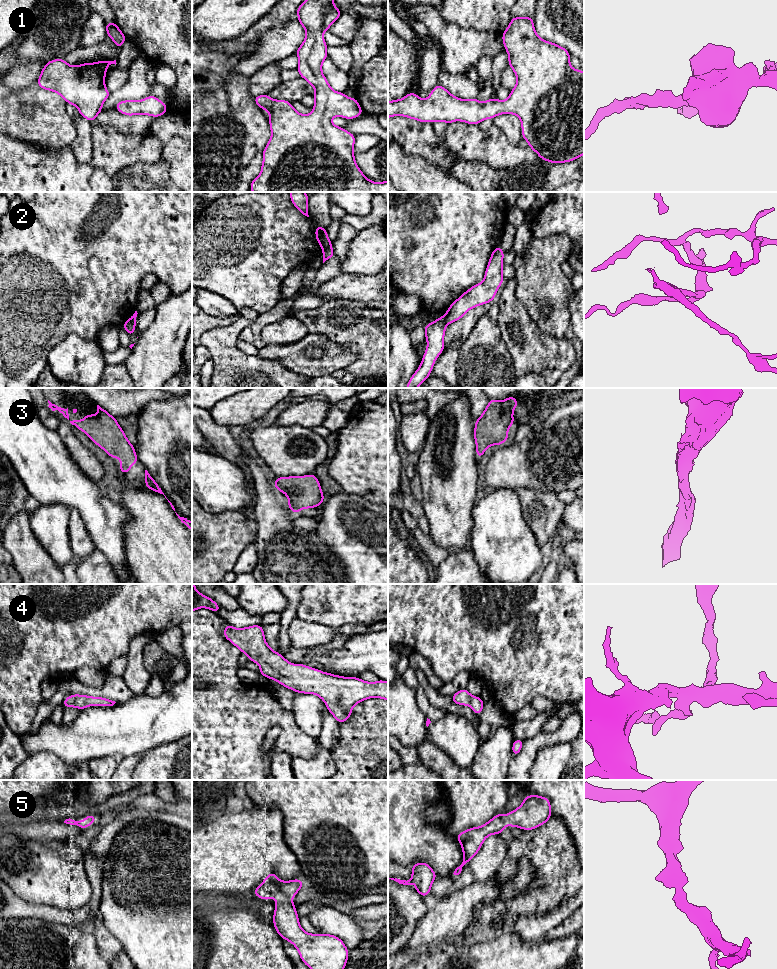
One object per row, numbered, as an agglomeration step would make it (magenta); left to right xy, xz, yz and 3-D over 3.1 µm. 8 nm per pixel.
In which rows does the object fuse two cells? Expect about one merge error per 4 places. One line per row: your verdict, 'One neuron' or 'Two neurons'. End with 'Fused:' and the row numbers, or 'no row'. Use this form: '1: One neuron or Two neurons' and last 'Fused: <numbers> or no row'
1: One neuron
2: Two neurons
3: One neuron
4: One neuron
5: One neuron
Fused: 2

